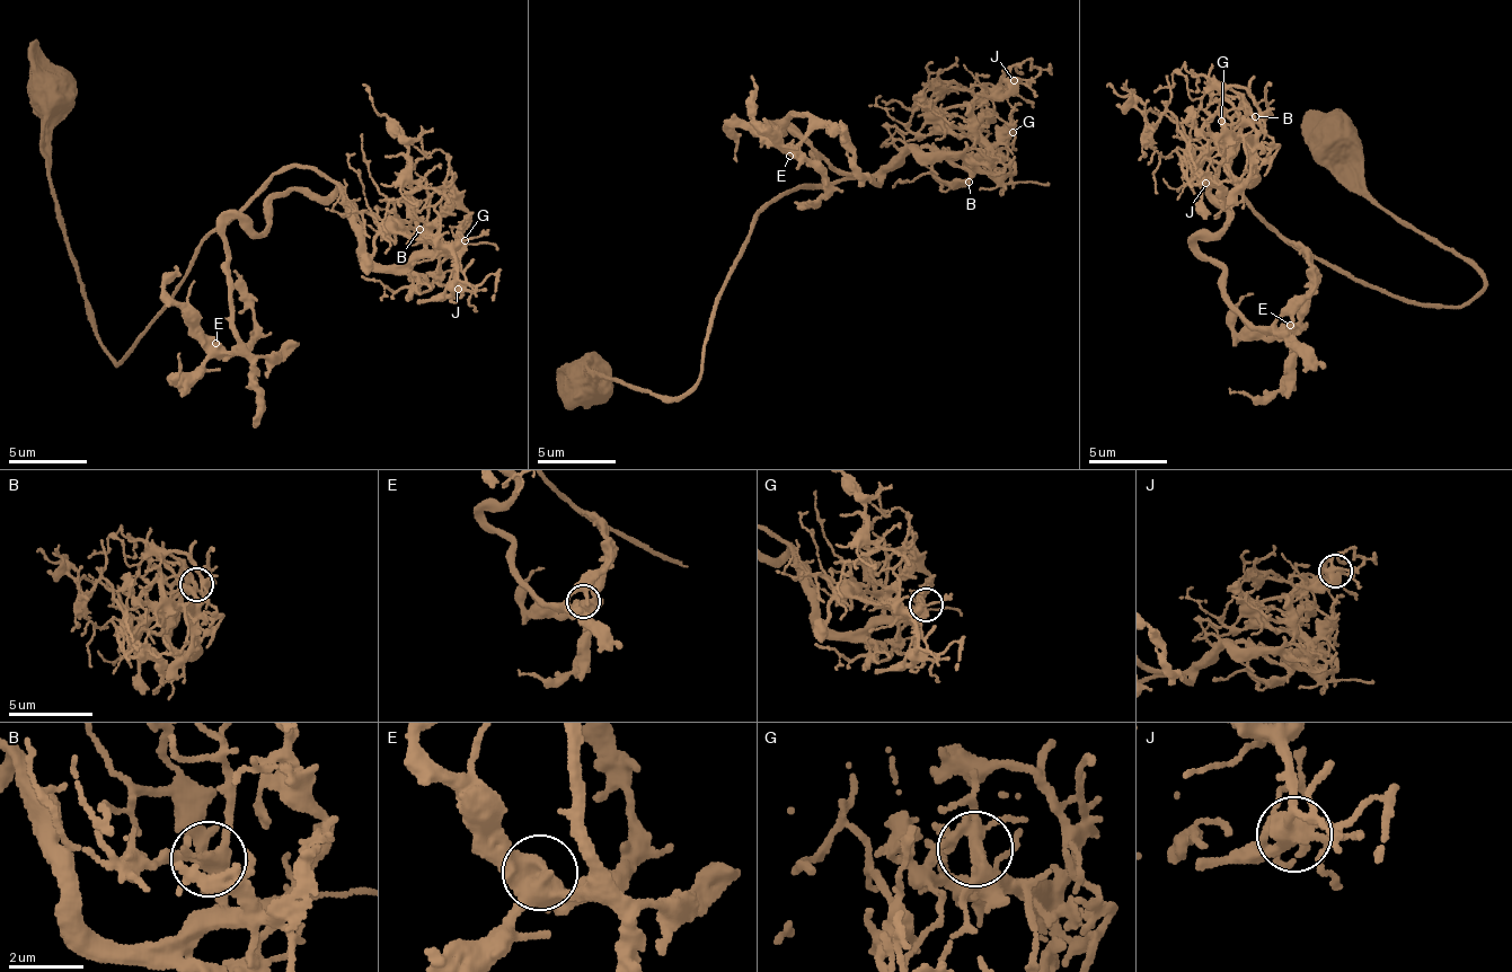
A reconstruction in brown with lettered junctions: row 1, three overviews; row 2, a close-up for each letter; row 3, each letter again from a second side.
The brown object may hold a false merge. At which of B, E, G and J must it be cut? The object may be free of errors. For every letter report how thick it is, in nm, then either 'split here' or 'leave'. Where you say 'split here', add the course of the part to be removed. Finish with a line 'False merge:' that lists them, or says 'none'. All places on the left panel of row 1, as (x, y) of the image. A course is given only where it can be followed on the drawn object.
B: 300 nm | leave
E: 480 nm | leave
G: 400 nm | leave
J: 400 nm | leave
False merge: none

